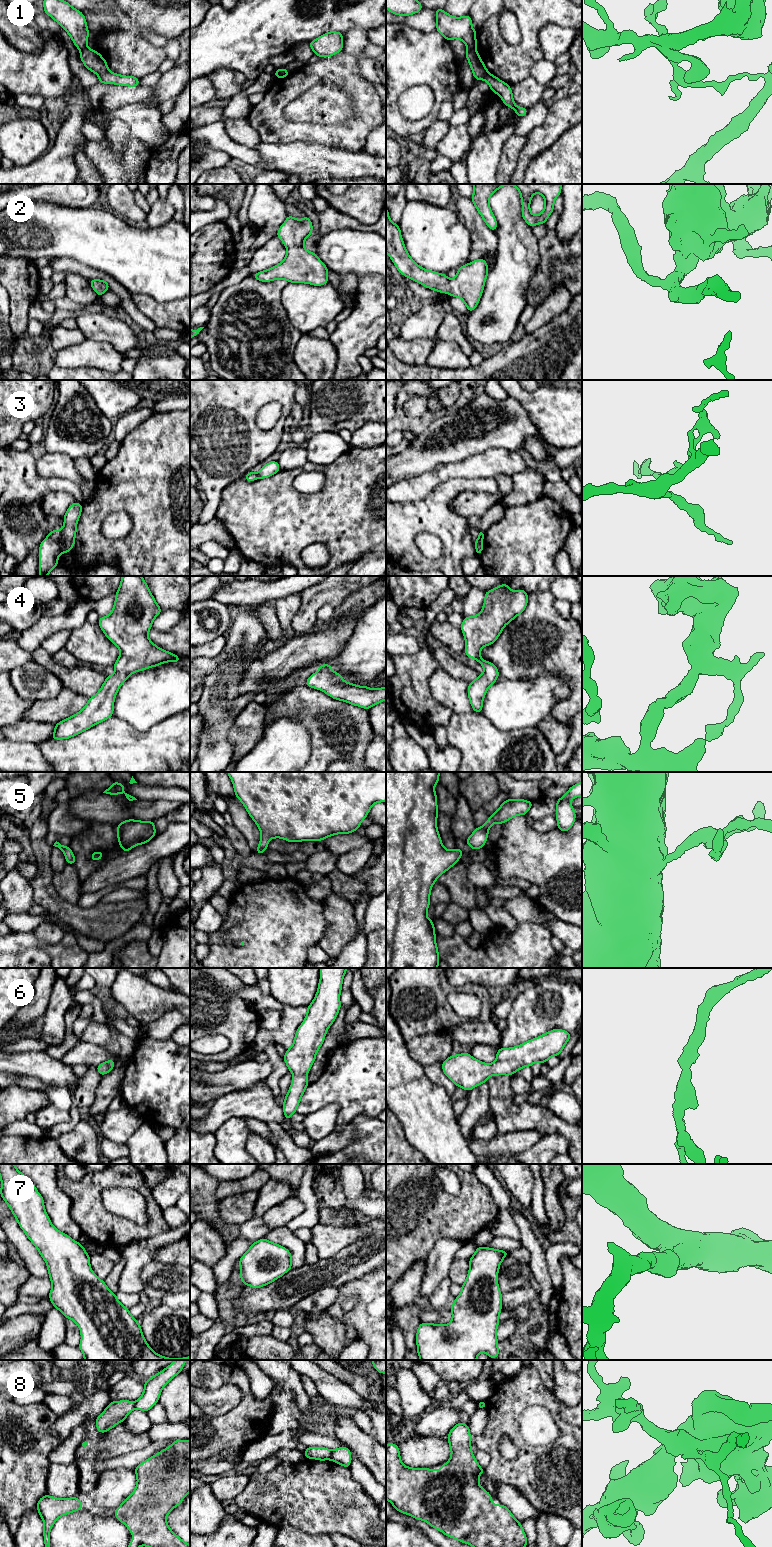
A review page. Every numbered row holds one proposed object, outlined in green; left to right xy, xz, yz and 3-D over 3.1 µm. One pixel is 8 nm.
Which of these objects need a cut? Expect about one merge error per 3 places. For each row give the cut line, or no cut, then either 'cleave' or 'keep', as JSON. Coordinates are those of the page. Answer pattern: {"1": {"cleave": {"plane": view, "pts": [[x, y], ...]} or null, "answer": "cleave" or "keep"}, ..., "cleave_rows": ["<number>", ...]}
{"1": {"cleave": {"plane": "yz", "pts": [[467, 48], [475, 49]]}, "answer": "cleave"}, "2": {"cleave": null, "answer": "keep"}, "3": {"cleave": {"plane": "xy", "pts": [[61, 530], [60, 551]]}, "answer": "cleave"}, "4": {"cleave": null, "answer": "keep"}, "5": {"cleave": null, "answer": "keep"}, "6": {"cleave": null, "answer": "keep"}, "7": {"cleave": null, "answer": "keep"}, "8": {"cleave": {"plane": "xz", "pts": [[332, 1451], [329, 1458]]}, "answer": "cleave"}, "cleave_rows": ["1", "3", "8"]}

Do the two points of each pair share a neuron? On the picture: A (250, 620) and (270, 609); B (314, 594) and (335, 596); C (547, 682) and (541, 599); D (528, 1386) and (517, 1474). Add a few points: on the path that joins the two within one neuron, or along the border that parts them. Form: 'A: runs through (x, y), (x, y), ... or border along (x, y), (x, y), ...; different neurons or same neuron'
A: border along (241, 609), (254, 609), (266, 629); different neurons
B: runs through (319, 594), (330, 594); same neuron
C: border along (523, 679), (557, 673), (568, 682); different neurons
D: runs through (513, 1408), (513, 1433), (522, 1445), (522, 1452); same neuron

